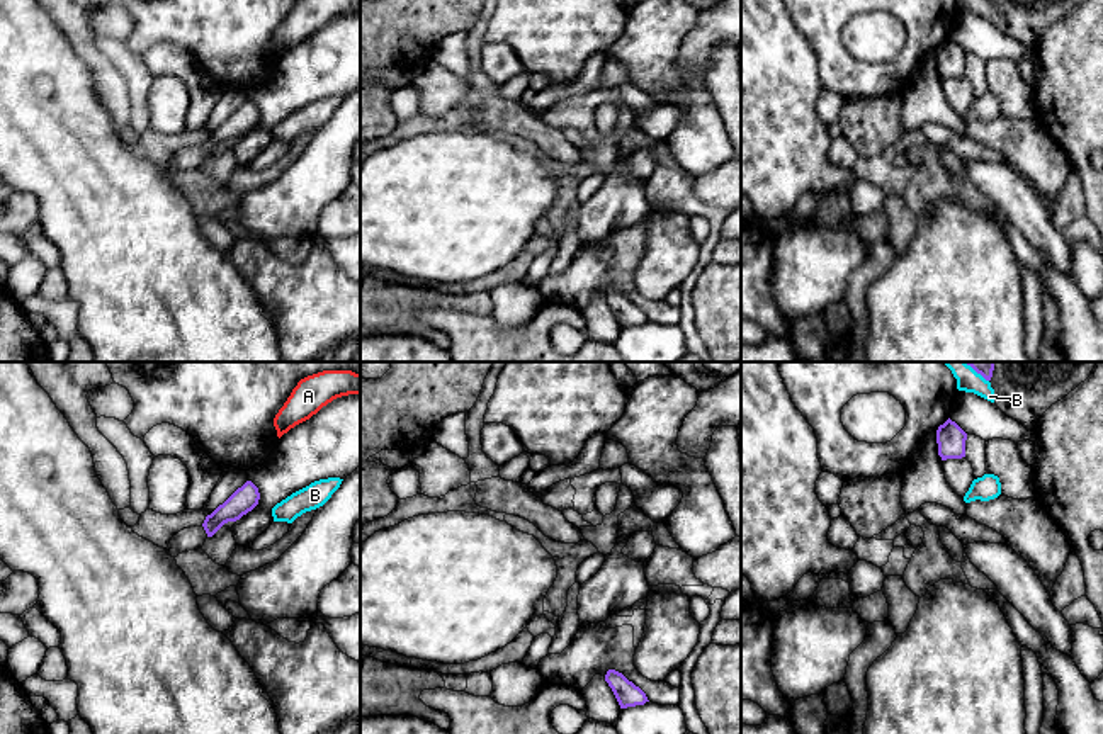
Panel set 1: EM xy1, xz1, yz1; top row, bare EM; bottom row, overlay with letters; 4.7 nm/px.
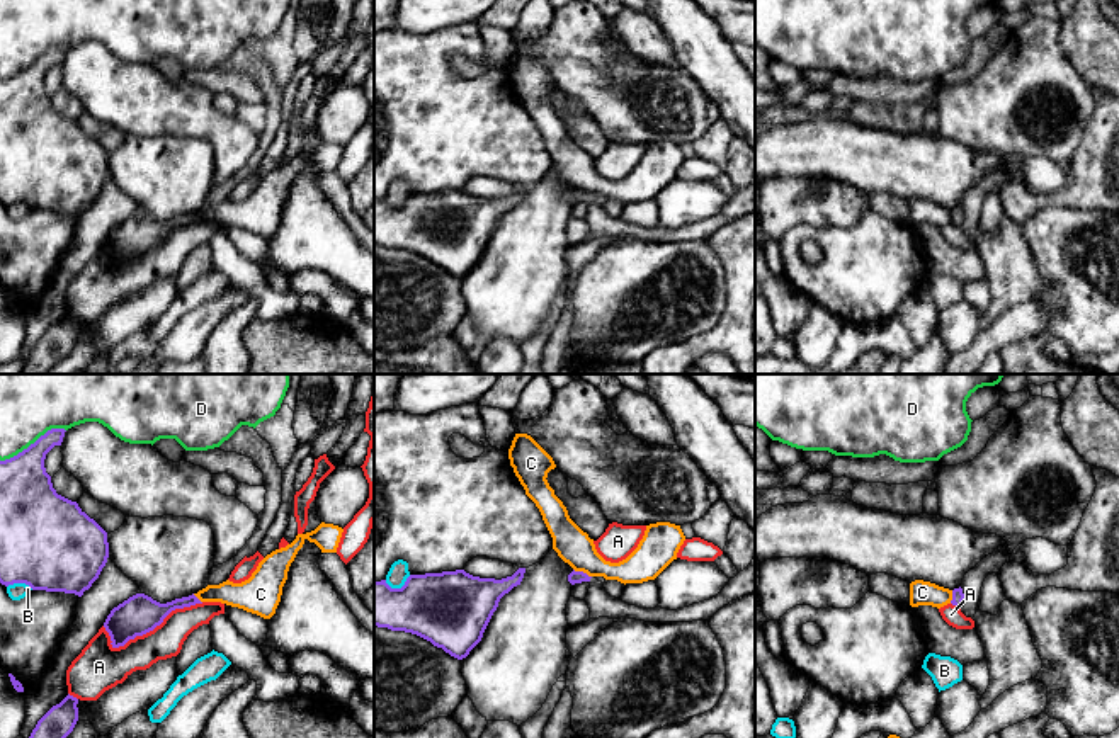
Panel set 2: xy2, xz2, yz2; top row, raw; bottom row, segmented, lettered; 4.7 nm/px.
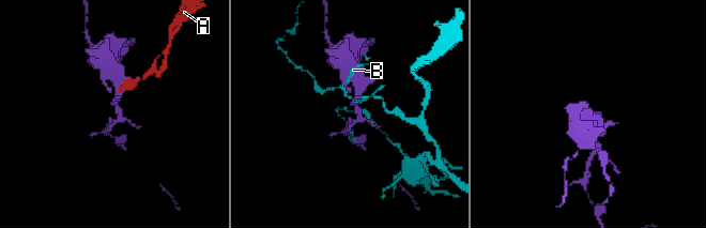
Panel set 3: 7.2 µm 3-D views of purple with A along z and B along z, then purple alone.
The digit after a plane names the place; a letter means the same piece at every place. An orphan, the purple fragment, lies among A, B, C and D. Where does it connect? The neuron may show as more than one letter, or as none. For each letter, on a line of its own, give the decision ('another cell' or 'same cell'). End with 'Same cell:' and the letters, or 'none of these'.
A: another cell
B: another cell
C: another cell
D: another cell
Same cell: none of these

